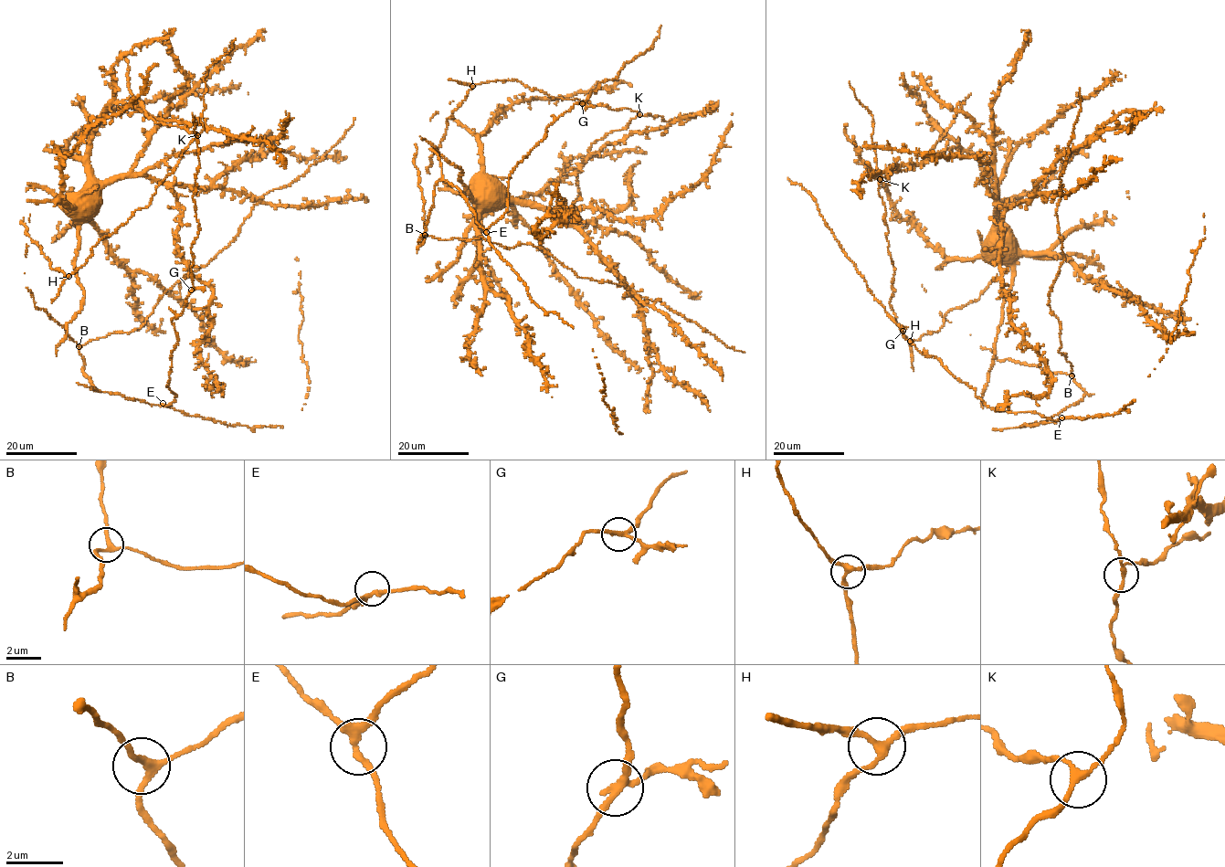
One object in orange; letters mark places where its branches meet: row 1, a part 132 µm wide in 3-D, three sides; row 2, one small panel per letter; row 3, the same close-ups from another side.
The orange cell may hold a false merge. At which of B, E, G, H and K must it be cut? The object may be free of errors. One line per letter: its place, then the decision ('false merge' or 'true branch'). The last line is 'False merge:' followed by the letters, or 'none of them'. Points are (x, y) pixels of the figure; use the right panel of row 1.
B: place (1071, 375); true branch
E: place (1061, 417); true branch
G: place (902, 331); false merge
H: place (910, 341); true branch
K: place (880, 179); true branch
False merge: G

